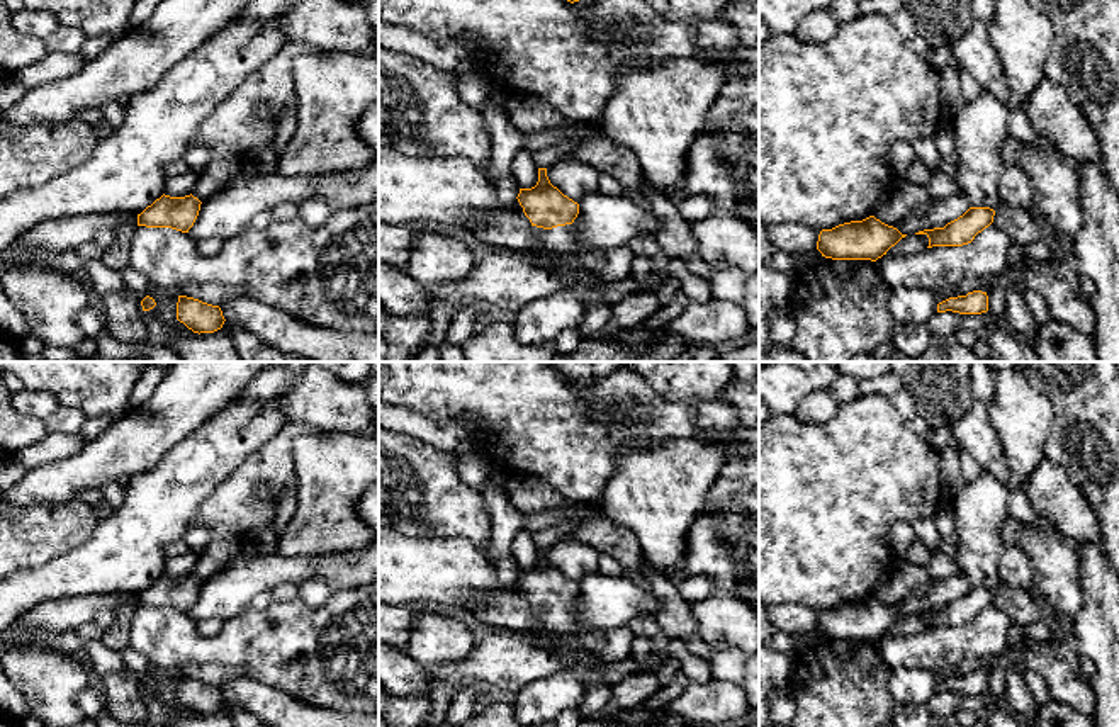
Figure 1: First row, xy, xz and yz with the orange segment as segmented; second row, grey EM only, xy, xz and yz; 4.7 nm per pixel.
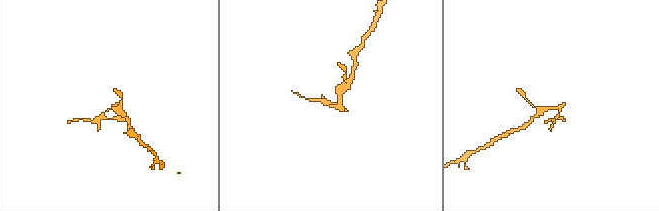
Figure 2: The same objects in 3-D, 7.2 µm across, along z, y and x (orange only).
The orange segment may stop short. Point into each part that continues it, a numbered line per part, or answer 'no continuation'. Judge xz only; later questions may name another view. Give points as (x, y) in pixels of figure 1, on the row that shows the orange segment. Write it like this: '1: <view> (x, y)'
1: xz (613, 264)

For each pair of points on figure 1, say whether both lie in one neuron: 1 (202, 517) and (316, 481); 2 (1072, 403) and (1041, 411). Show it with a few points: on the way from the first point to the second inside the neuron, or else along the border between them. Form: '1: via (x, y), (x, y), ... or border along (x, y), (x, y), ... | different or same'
1: border along (291, 447), (298, 488) | different
2: border along (1028, 379), (1053, 405), (1055, 422), (1046, 447) | different

